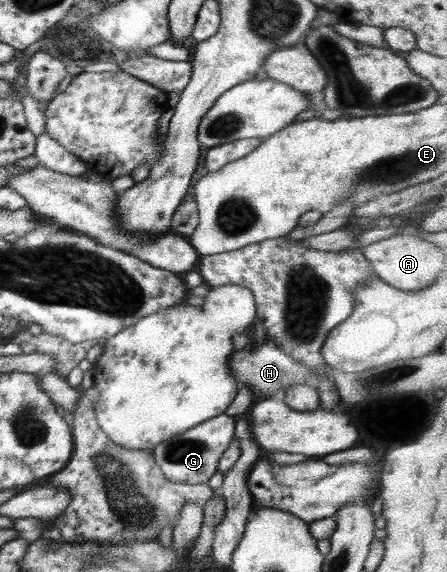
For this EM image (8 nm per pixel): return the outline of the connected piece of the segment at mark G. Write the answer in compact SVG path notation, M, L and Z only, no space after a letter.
M221 414L195 425L178 436L160 441L153 447L152 454L163 475L175 483L207 484L211 476L218 471L218 461L236 435L236 420L237 417Z

